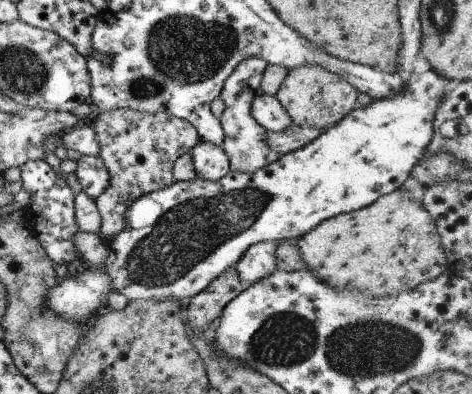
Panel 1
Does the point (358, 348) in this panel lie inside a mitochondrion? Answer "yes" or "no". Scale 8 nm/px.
yes

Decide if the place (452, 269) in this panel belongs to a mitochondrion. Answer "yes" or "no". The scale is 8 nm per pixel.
no

